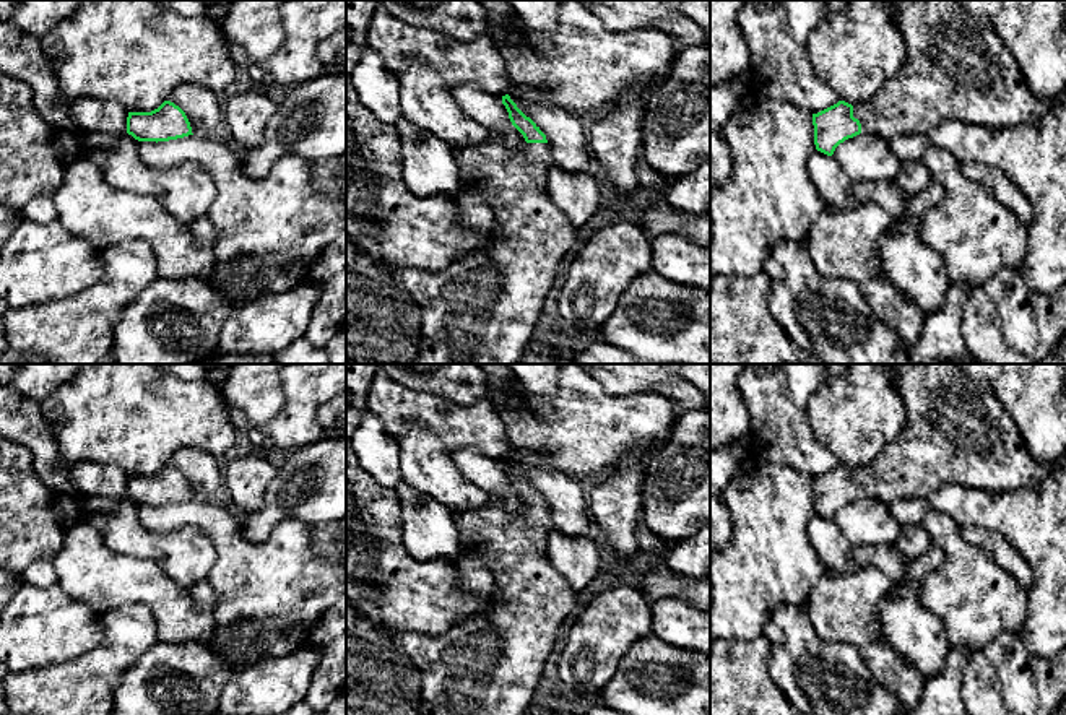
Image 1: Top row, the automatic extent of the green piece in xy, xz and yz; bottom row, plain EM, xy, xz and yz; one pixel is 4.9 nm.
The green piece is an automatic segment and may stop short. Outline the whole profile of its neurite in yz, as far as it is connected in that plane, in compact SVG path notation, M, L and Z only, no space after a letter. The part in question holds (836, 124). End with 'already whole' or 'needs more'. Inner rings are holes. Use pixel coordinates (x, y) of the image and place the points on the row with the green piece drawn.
M959 0L886 2L907 46L905 62L868 102L852 106L838 101L812 114L817 151L832 156L840 143L860 133L876 133L887 141L900 133L930 135L946 120L1009 128L1037 122L1058 104L1027 88L1012 54L998 34L967 13Z; needs more

